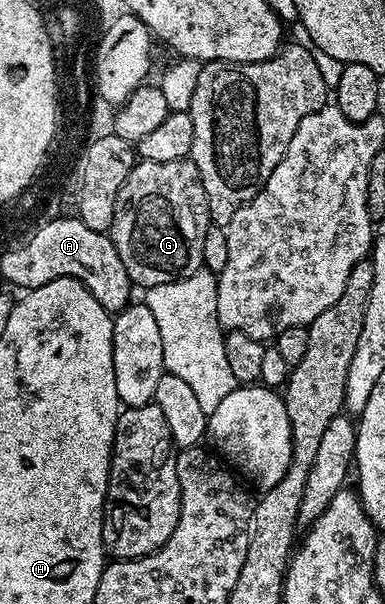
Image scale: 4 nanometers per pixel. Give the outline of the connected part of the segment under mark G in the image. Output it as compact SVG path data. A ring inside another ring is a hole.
M182 157L180 159L172 159L171 161L159 161L158 163L134 162L131 173L127 177L127 181L123 181L123 185L119 189L119 197L115 201L115 217L113 218L113 226L111 228L111 238L115 245L115 253L119 253L119 261L123 261L123 269L127 269L130 280L136 286L138 283L141 289L166 287L172 283L181 283L187 277L191 277L191 273L195 273L197 267L202 266L203 229L210 218L209 210L205 204L205 195L201 192L201 183L197 180L193 164L189 162L188 158Z

